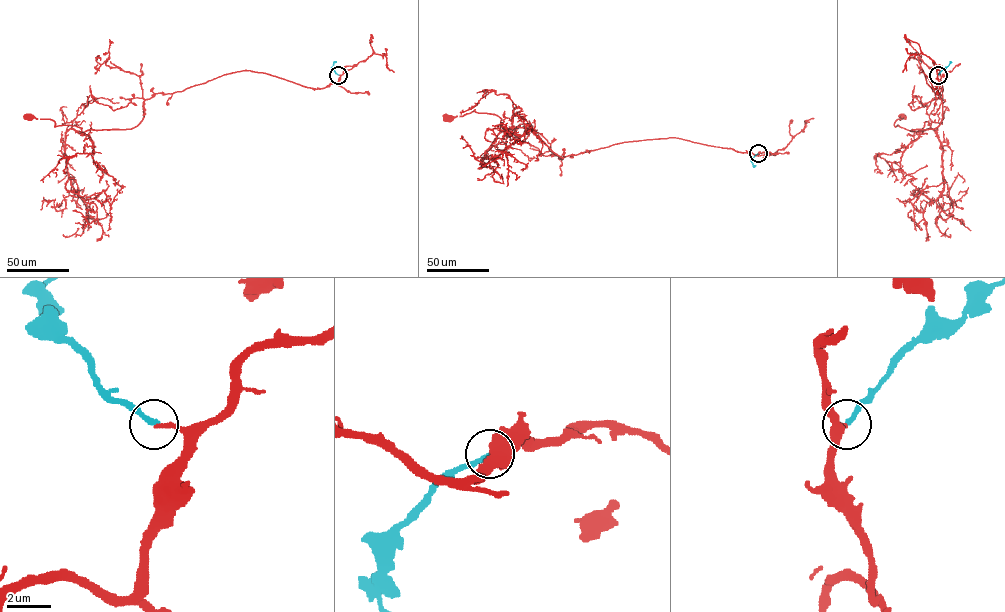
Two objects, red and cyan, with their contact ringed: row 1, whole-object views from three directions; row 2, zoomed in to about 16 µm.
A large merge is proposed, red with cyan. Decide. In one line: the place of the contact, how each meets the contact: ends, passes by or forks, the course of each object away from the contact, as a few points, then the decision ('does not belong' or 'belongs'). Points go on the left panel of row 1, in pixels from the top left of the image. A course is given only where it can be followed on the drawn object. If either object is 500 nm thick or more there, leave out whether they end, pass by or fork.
at (338, 75); red ends there; cyan ends there; red runs (338, 75), (337, 85), (312, 88), (261, 72), (232, 72), (156, 94), (130, 129), (81, 132), (27, 117); cyan runs (338, 75), (332, 67), (336, 61); belongs

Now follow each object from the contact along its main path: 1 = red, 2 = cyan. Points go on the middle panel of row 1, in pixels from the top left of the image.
1: (758, 153), (670, 137), (562, 158), (528, 130), (500, 132), (494, 114), (474, 110), (447, 119)
2: (758, 153), (751, 161), (755, 165)

